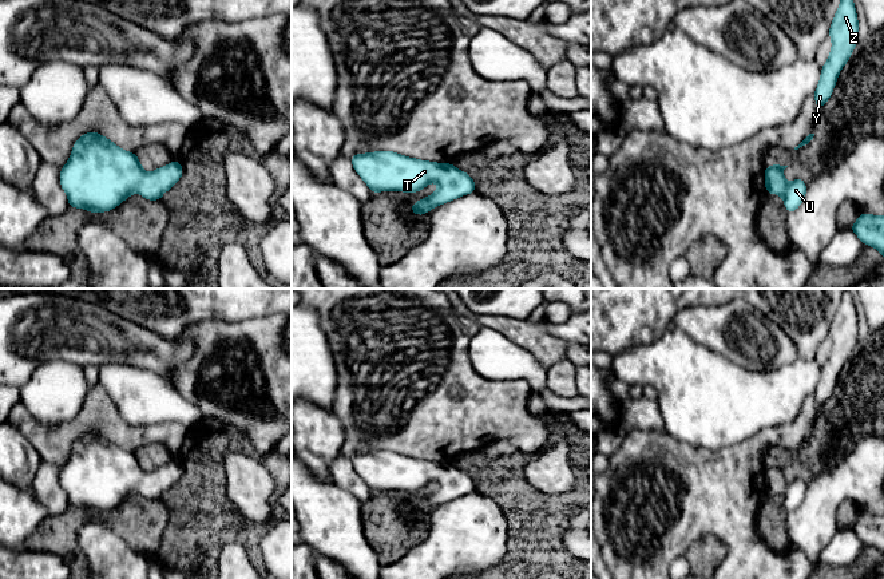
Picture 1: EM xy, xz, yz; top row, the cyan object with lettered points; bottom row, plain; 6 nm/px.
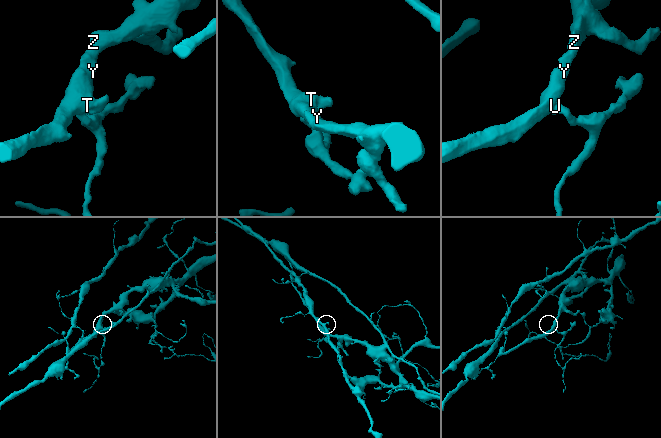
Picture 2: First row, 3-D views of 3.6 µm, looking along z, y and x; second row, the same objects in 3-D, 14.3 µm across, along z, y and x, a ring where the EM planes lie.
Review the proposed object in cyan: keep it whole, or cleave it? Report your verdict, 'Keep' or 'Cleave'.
Keep

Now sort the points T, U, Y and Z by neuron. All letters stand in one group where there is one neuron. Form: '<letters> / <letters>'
T U Y Z

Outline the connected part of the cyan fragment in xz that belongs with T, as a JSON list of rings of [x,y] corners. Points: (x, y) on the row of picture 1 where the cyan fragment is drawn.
[[[395,151],[354,154],[350,160],[354,171],[372,193],[417,193],[431,182],[436,182],[439,187],[435,193],[411,206],[411,211],[417,215],[424,215],[433,207],[476,191],[472,177],[451,162],[447,164],[428,162]]]

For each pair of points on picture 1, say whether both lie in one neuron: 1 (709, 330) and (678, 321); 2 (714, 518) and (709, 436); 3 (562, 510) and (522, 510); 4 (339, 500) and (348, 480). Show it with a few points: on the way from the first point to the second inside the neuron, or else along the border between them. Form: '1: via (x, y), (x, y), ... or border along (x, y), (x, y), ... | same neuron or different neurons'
1: via (701, 324), (686, 321) | same neuron
2: border along (681, 441), (710, 449), (722, 449), (740, 443) | different neurons
3: via (553, 510), (531, 510) | same neuron
4: border along (332, 480), (361, 503) | different neurons

